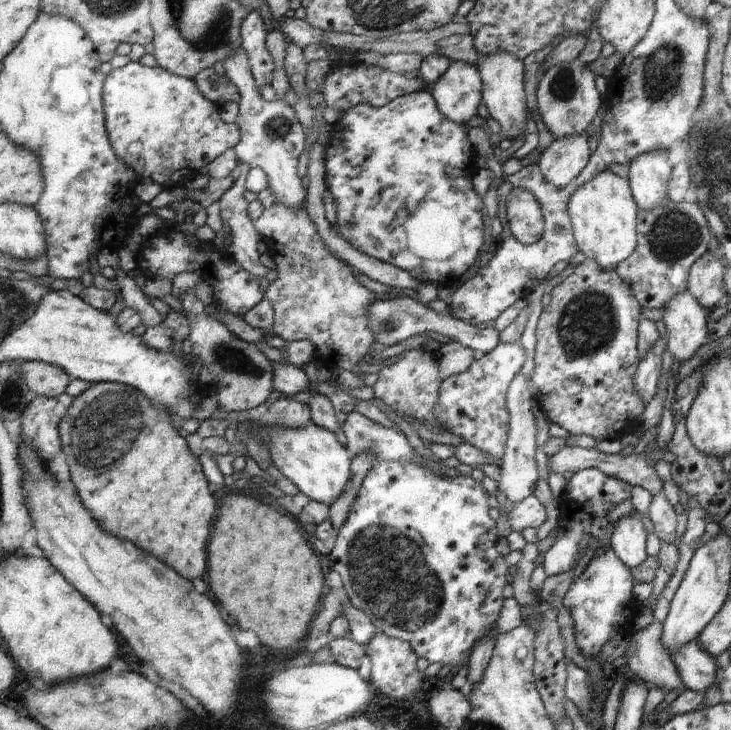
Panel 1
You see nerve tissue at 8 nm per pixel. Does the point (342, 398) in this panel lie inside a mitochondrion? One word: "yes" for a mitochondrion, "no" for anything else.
no

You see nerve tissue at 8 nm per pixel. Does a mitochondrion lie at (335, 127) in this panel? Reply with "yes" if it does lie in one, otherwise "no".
no

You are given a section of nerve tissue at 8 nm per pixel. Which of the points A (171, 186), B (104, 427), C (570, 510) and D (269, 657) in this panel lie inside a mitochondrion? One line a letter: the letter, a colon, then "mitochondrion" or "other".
A: other
B: mitochondrion
C: other
D: other

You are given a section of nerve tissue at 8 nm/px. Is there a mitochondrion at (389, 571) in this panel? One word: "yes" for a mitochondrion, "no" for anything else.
yes

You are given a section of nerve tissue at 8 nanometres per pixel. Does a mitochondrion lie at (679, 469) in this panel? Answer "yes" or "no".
no

